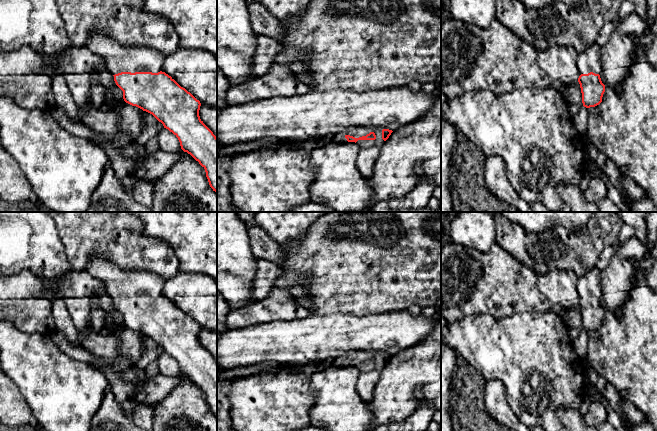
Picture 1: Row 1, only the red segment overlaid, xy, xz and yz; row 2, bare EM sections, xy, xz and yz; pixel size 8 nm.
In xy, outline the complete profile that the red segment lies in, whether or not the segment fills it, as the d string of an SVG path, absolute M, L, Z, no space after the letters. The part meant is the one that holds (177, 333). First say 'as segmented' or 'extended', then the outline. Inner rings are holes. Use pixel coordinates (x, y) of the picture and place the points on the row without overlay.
extended; M98 254L84 270L104 282L105 293L114 300L126 327L152 338L178 362L181 373L205 393L209 409L217 417L217 361L200 343L200 325L162 295L165 280L151 271L122 269Z

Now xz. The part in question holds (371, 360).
extended; M355 350L340 353L332 363L333 366L355 366L361 373L381 372L393 355L381 351Z

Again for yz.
extended; M593 268L585 275L578 277L577 292L580 298L578 306L582 317L582 327L586 332L595 331L602 326L605 309L602 307L601 271Z

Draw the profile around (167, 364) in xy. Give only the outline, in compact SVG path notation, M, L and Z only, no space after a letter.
M166 352L160 353L157 359L159 371L161 374L176 377L181 373L178 362L168 353Z

